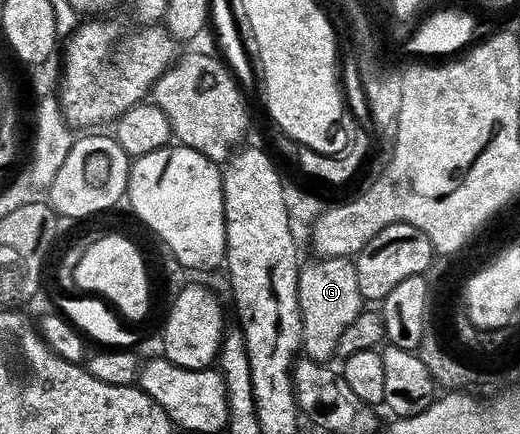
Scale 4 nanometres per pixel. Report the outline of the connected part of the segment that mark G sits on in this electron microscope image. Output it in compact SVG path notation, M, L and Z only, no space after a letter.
M317 258L306 261L299 276L299 308L303 320L303 354L310 362L329 364L337 358L343 332L359 320L363 299L359 292L357 268L351 258Z

